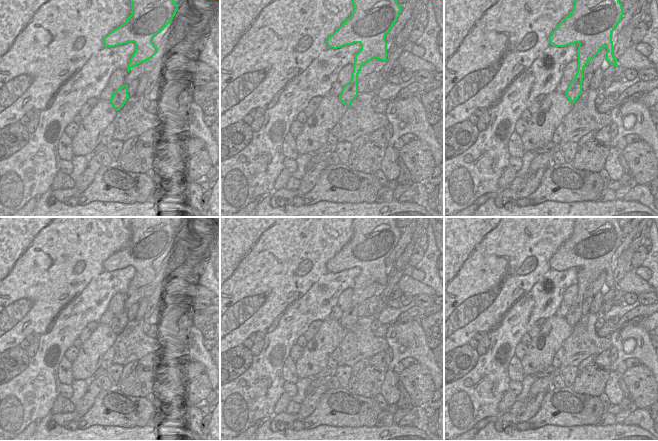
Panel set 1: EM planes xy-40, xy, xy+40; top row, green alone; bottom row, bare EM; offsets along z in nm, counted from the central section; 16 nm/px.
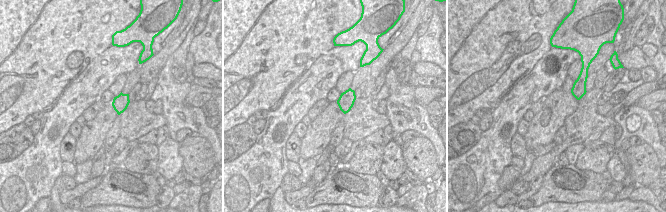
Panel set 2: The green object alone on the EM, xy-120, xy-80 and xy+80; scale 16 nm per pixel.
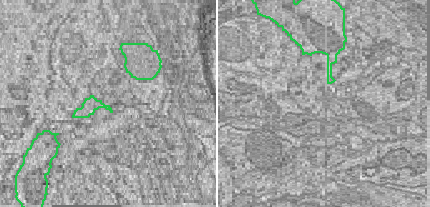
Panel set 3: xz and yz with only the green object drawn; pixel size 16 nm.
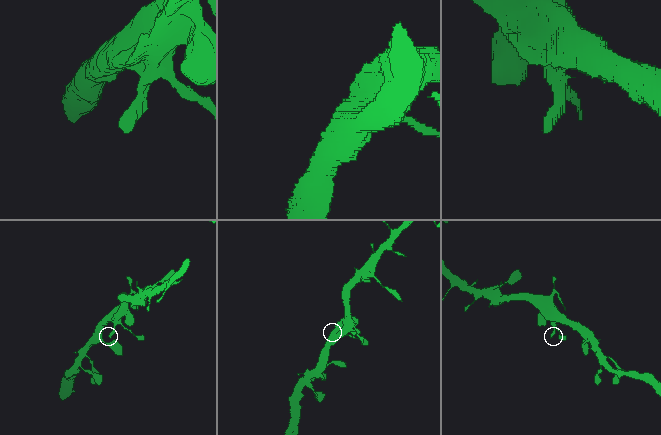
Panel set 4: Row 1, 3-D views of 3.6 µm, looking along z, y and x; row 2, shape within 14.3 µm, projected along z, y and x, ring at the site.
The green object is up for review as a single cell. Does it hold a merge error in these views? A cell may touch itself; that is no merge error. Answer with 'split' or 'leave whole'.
leave whole

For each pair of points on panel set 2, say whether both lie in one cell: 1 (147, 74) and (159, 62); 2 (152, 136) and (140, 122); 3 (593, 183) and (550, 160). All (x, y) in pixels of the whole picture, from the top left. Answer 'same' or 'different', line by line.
1: same
2: different
3: different

